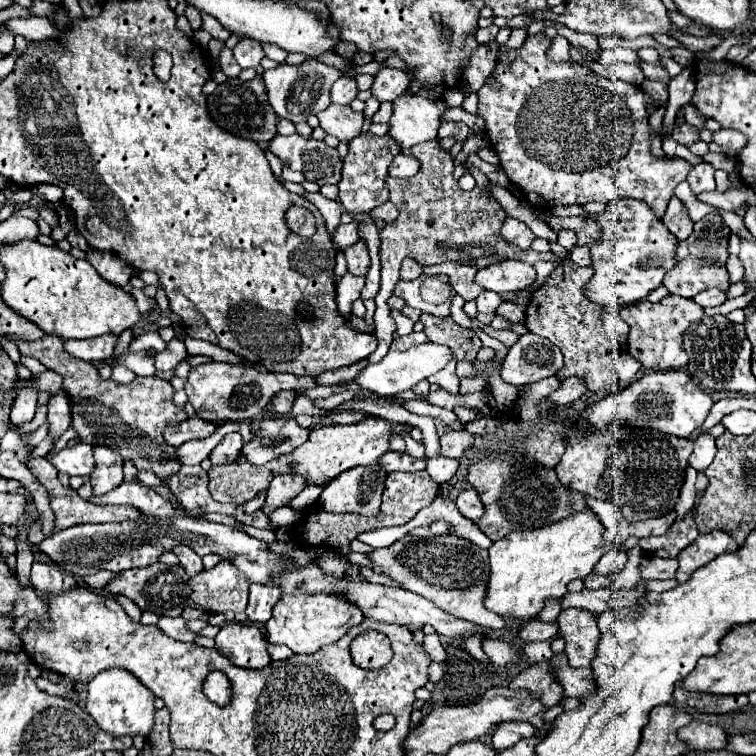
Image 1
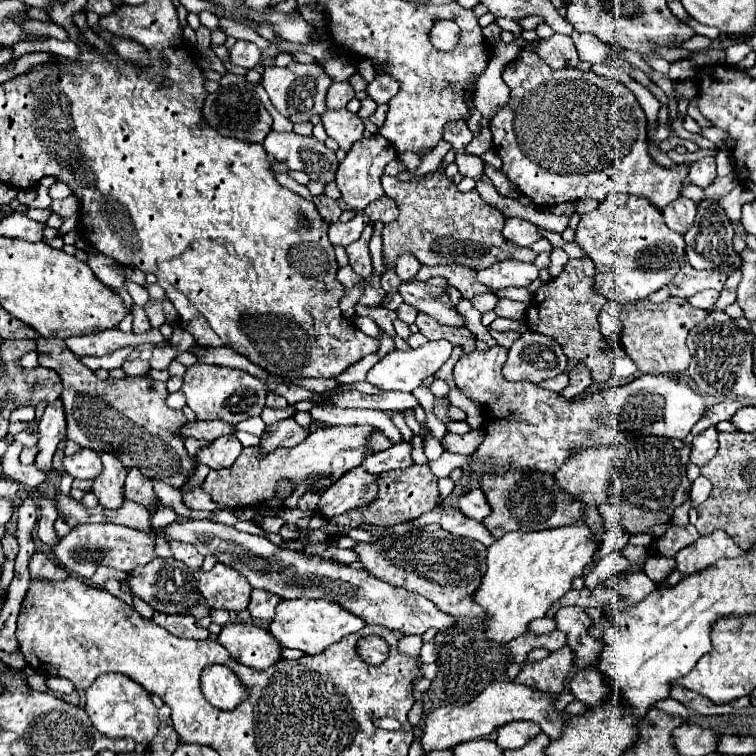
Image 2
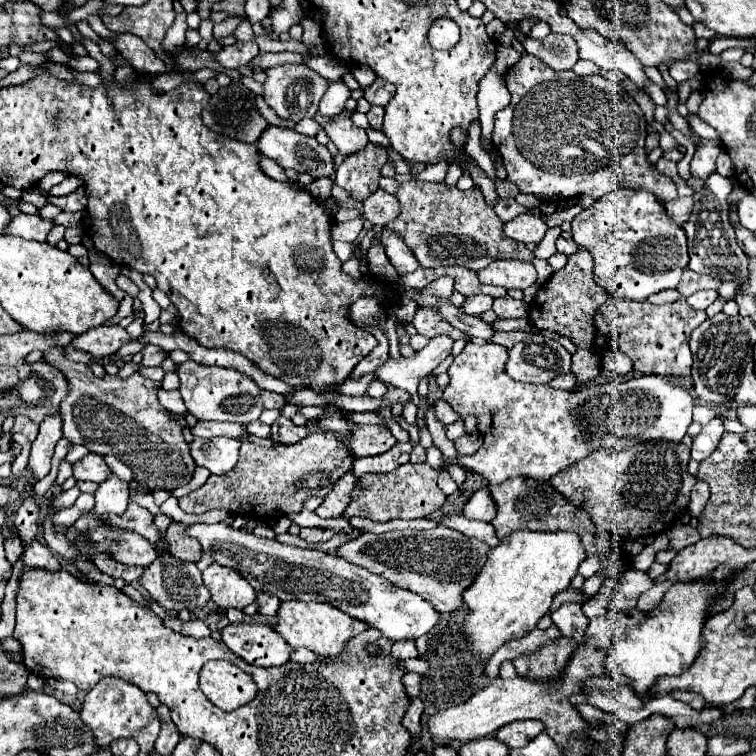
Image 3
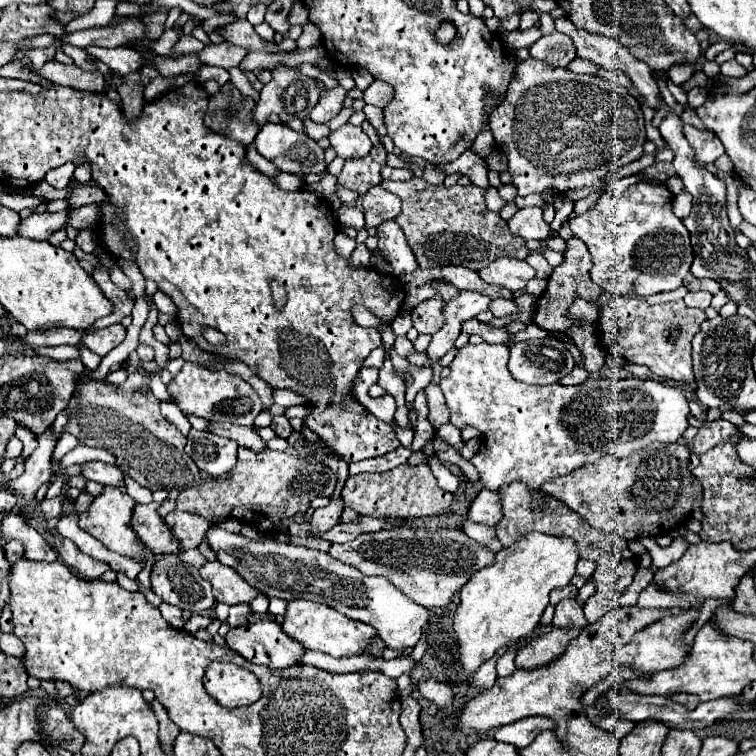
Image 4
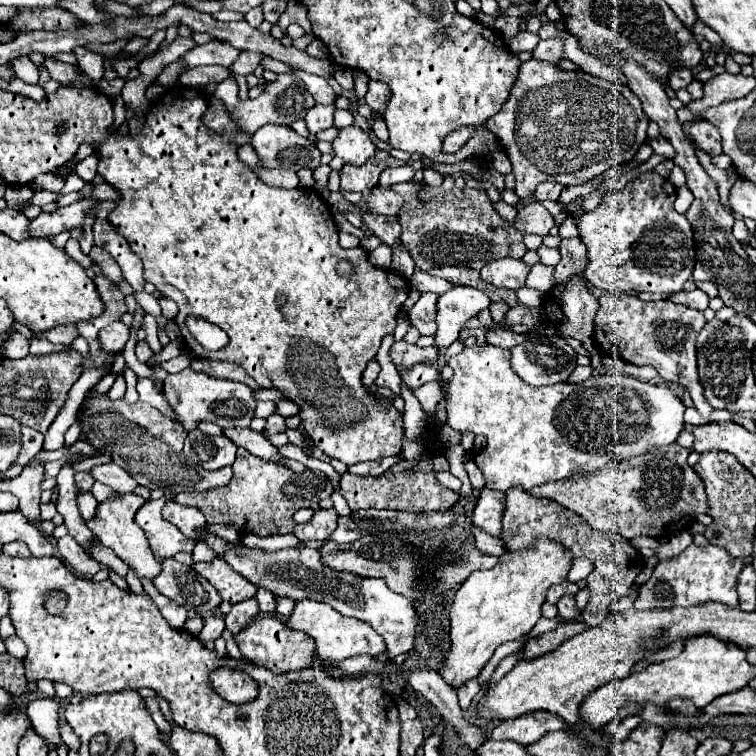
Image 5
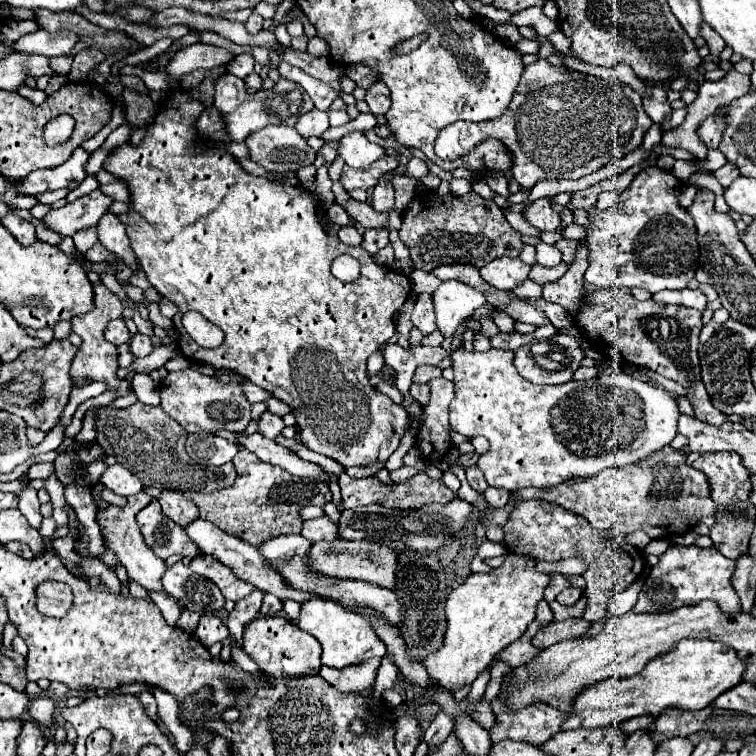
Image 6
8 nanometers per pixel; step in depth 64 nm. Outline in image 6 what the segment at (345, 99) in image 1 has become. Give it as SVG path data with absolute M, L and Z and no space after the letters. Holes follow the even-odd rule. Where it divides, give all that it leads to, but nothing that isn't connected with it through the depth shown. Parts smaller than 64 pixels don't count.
M310 110L306 112L304 116L300 116L294 124L296 132L304 138L310 138L310 136L322 136L322 132L328 128L328 114L322 112L322 110Z

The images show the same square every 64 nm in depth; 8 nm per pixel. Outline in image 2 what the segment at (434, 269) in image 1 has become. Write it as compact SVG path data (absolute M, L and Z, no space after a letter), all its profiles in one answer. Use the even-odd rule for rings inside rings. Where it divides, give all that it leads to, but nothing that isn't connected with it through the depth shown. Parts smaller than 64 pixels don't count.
M456 264L451 265L438 265L434 267L422 266L418 270L418 274L414 276L416 282L426 282L430 278L442 276L448 280L450 286L454 286L464 298L472 298L476 294L484 294L484 292L492 292L488 286L482 286L476 280L476 270L466 268Z

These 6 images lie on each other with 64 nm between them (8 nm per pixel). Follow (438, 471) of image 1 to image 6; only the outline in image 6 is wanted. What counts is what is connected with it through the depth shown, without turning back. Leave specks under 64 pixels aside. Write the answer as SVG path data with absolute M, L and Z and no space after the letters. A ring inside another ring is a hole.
M490 348L488 352L456 350L450 354L454 368L456 396L450 404L450 426L466 436L486 436L490 448L480 456L478 468L484 472L490 486L500 486L510 492L520 488L552 488L572 478L596 476L606 468L628 466L644 460L652 452L664 448L676 436L676 398L650 382L632 378L626 372L612 376L596 376L592 380L570 380L558 386L536 386L524 380L516 366L514 354L508 350Z

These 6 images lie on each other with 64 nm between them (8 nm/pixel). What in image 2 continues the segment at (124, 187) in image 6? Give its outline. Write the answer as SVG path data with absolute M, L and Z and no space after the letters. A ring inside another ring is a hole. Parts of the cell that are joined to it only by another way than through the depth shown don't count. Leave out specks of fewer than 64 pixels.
M68 196L64 200L52 200L50 208L64 218L64 224L59 228L60 237L63 237L68 230L74 230L78 226L80 218L80 200L76 196Z

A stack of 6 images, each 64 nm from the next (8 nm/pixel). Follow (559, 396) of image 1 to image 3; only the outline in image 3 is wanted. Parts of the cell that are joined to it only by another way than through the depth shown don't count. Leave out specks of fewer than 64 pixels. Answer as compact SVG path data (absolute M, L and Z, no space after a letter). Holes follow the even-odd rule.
M578 348L572 358L572 372L578 376L578 386L600 374L600 356L592 348Z

